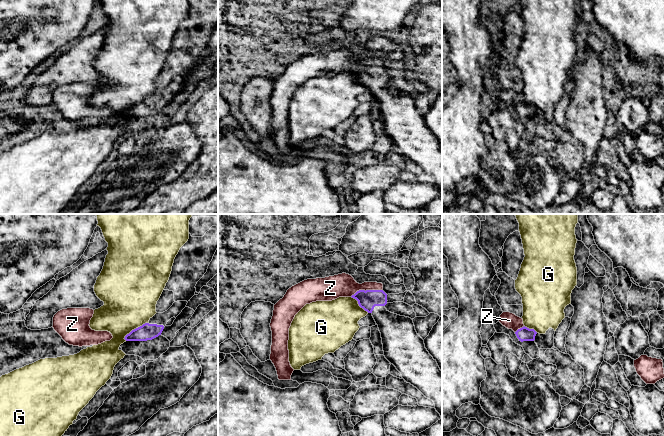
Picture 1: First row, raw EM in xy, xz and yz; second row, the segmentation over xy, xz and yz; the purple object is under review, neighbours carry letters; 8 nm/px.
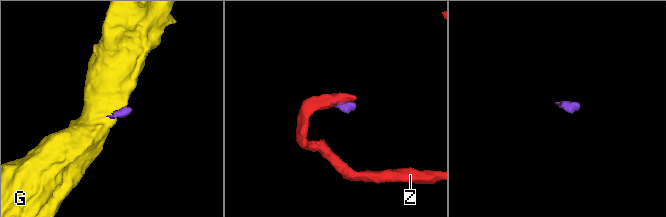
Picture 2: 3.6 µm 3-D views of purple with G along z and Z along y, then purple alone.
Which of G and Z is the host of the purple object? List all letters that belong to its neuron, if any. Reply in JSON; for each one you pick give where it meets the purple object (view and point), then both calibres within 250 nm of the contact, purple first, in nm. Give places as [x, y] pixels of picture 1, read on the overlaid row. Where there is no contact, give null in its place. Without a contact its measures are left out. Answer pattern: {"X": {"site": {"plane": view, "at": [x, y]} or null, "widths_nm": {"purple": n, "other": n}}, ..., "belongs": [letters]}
{"Z": {"site": {"plane": "xz", "at": [366, 290]}, "widths_nm": {"purple": 150, "other": 190}}, "belongs": ["Z"]}

